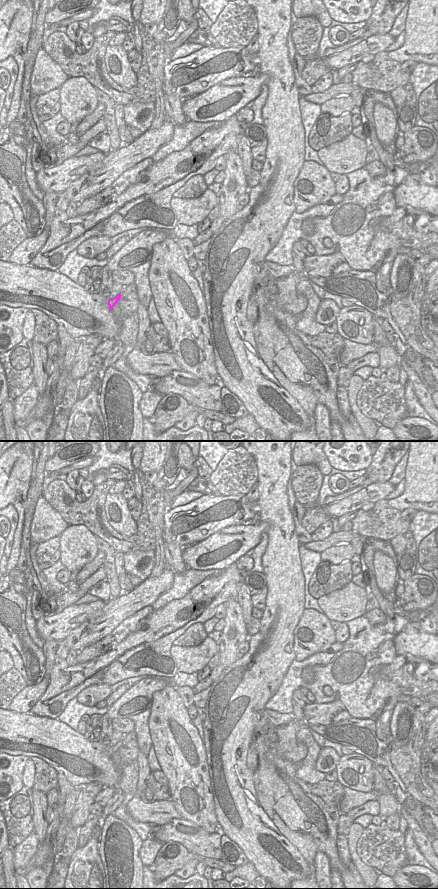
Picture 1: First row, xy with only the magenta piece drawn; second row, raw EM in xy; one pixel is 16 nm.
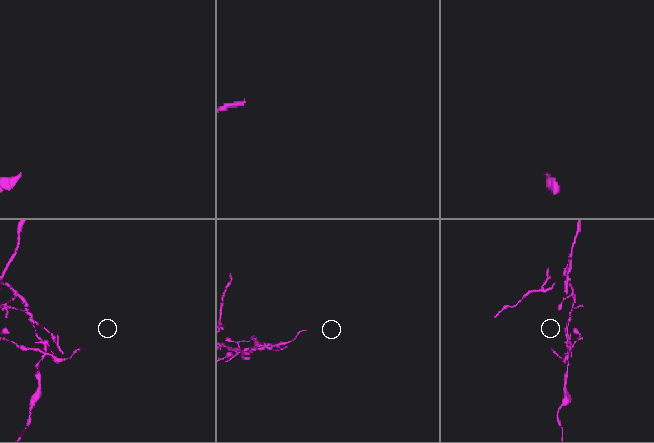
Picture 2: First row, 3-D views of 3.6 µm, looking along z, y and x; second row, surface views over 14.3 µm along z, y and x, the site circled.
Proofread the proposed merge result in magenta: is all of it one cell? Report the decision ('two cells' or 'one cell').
two cells

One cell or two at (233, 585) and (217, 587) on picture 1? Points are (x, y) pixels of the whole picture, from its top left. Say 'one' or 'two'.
one

